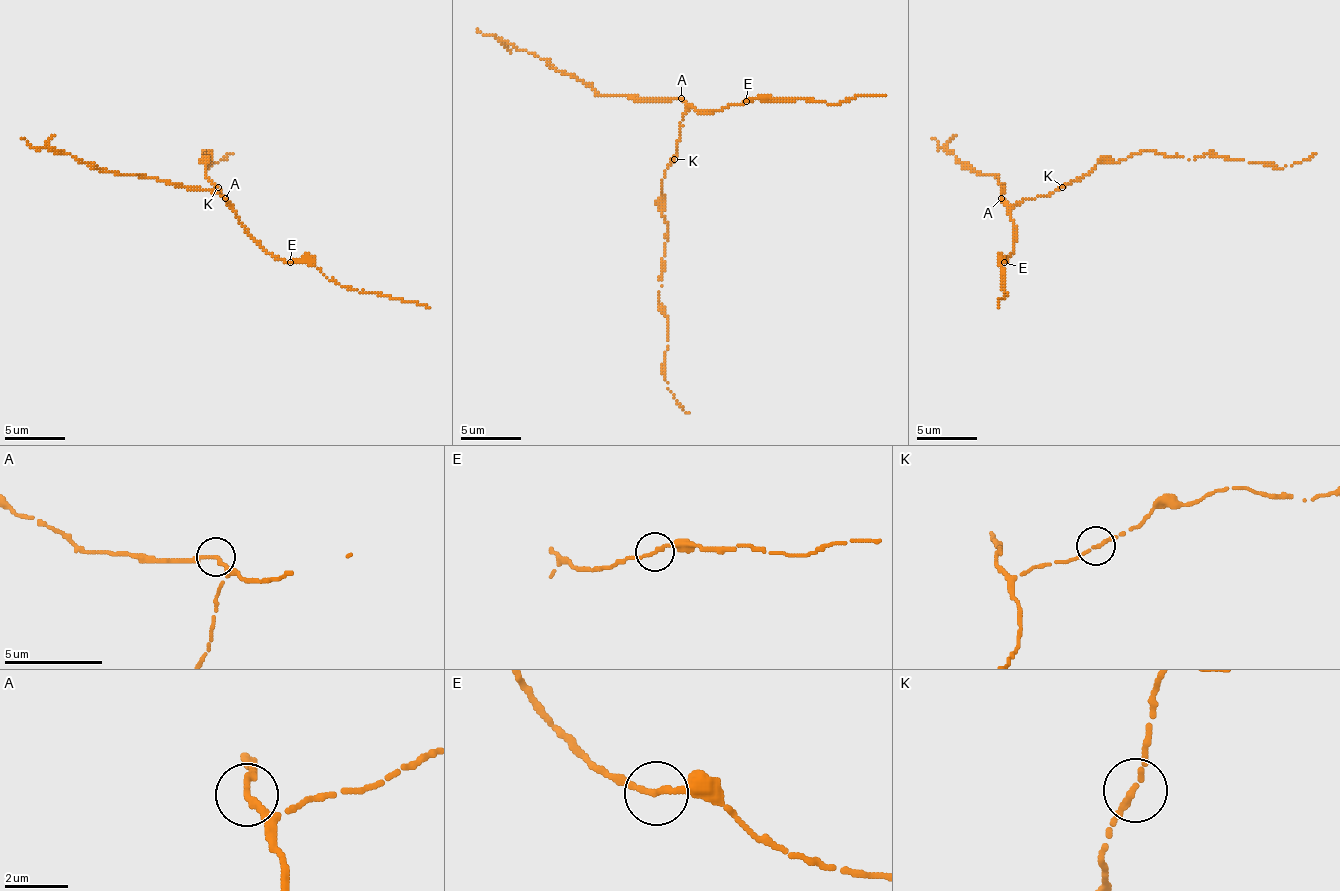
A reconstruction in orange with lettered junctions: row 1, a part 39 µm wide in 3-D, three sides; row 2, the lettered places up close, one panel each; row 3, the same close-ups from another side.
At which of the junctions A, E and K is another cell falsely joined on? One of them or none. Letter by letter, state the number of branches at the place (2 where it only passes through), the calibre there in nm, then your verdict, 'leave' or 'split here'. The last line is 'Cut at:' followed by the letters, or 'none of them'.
A: 2 branches meet; 240 nm thick; leave
E: 2 branches meet; 190 nm thick; leave
K: 2 branches meet; 170 nm thick; leave
Cut at: none of them

